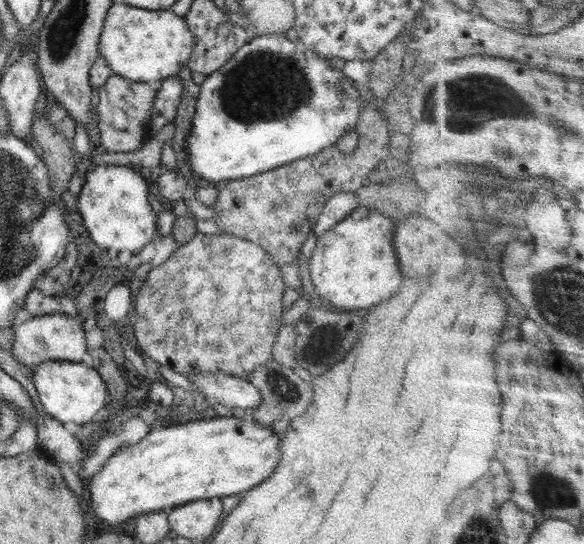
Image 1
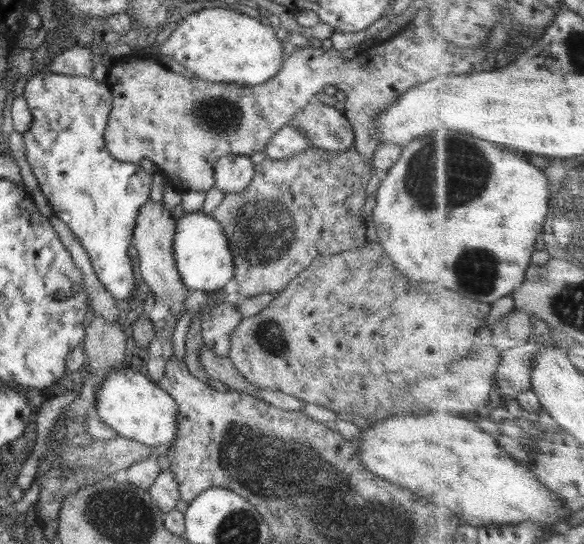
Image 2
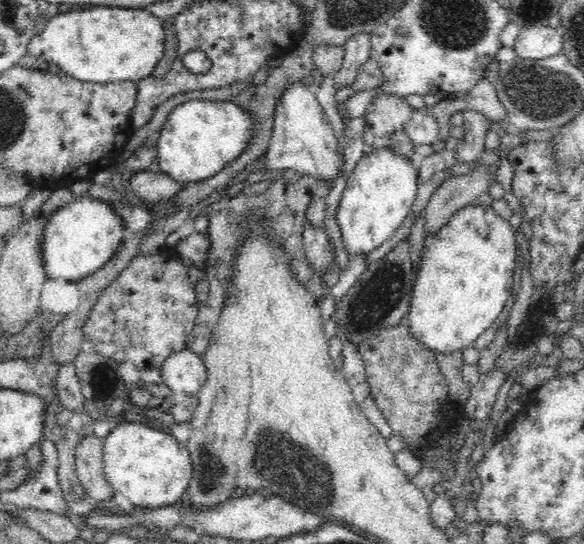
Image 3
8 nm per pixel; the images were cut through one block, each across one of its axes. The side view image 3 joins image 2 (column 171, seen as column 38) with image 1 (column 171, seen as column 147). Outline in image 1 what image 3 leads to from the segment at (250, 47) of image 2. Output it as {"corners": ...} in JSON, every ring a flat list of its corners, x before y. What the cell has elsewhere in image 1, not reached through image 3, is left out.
{"corners":[[113,3,105,16,98,53,106,57,113,74,138,82,160,82,174,77,187,66,194,52,194,38,186,19,169,9,146,10,126,3]]}

